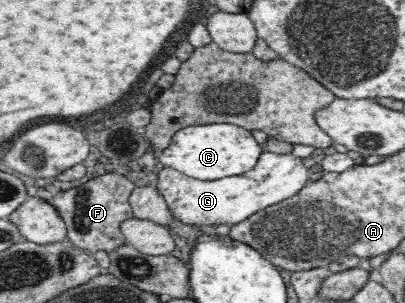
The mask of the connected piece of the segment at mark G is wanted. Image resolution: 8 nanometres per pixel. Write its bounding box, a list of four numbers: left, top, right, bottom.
[157,145,314,226]

